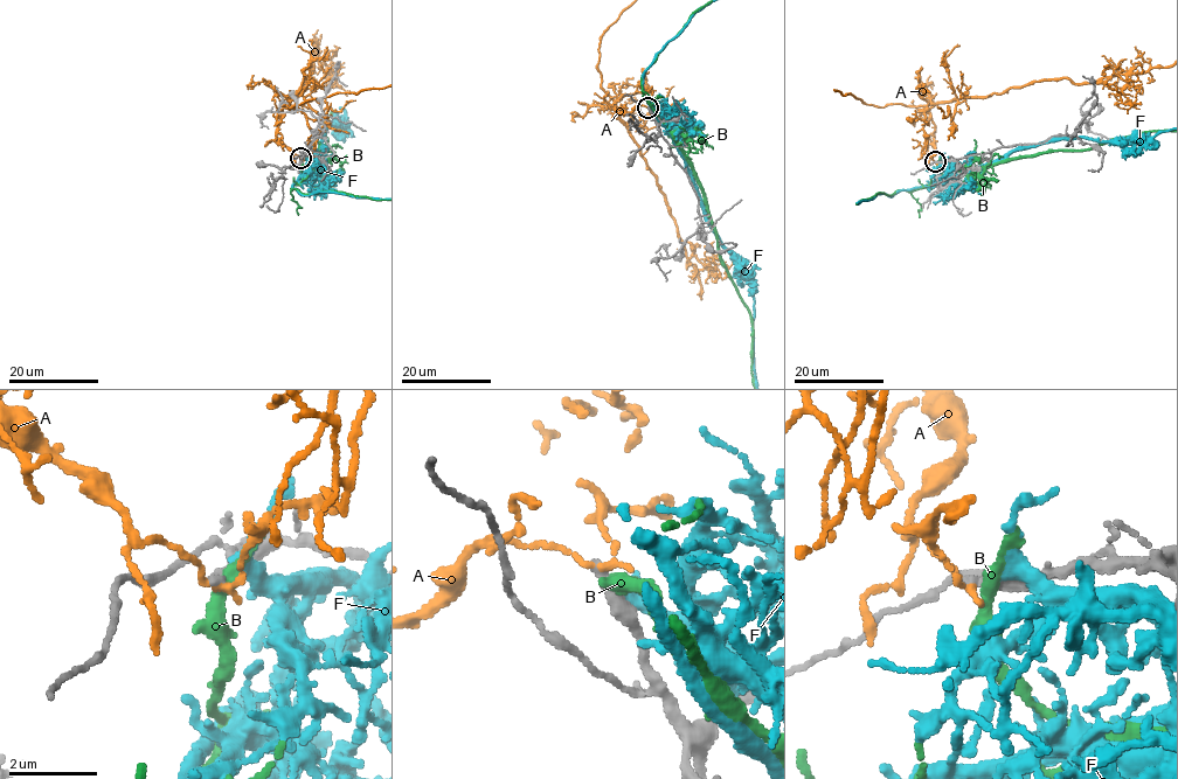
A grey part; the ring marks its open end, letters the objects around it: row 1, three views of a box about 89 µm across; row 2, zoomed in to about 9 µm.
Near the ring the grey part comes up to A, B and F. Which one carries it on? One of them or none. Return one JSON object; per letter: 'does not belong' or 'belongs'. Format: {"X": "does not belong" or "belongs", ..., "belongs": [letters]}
{"A": "does not belong", "B": "does not belong", "F": "does not belong", "belongs": []}

